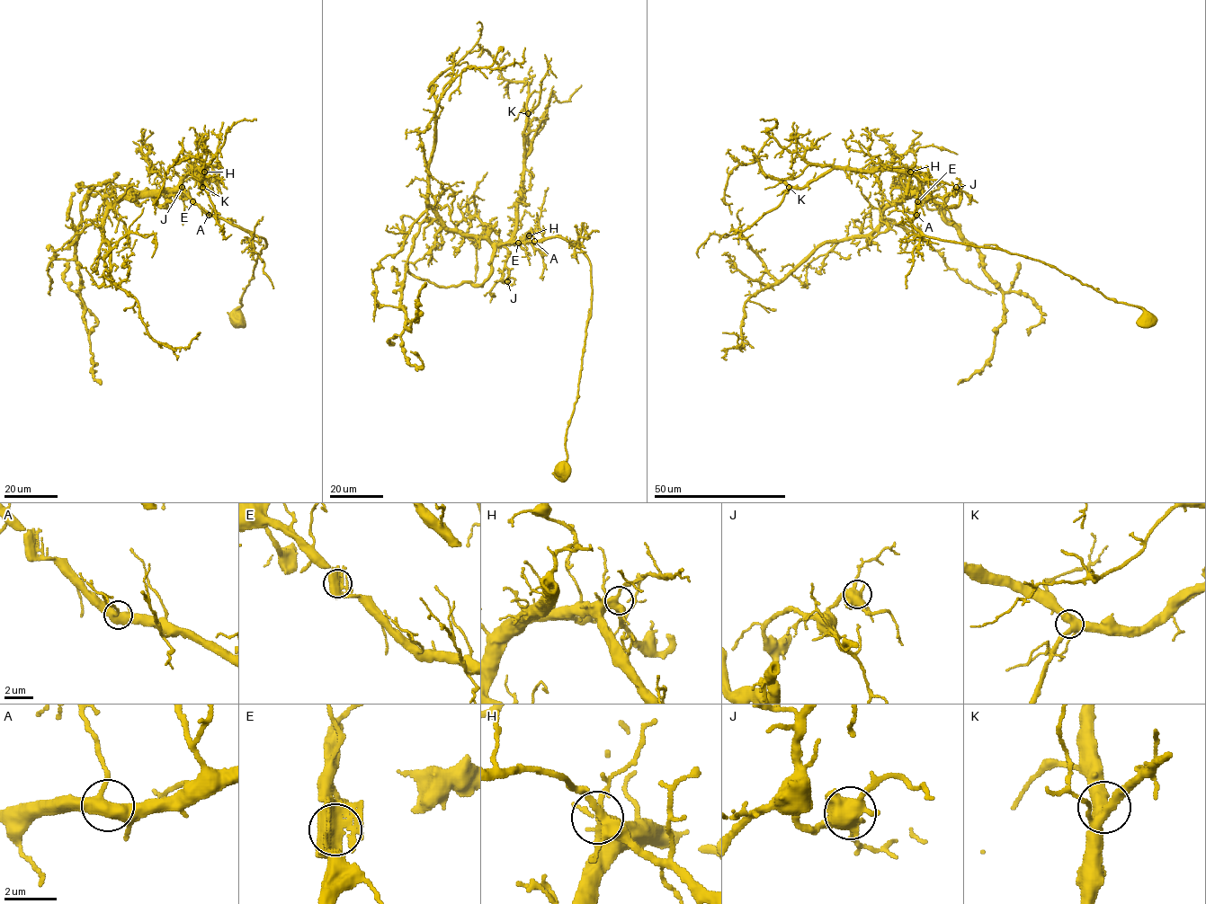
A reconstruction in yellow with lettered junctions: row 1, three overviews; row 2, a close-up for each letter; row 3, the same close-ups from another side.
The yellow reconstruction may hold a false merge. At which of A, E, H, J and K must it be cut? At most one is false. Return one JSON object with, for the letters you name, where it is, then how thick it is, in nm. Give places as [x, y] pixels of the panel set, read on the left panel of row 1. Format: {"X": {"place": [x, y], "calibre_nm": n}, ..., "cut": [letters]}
{"cut": []}

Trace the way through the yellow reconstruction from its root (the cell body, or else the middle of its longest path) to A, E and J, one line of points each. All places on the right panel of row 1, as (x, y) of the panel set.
A: (1150, 323), (1152, 317), (1141, 308), (1109, 299), (1038, 261), (991, 247), (927, 237), (912, 225), (916, 215)
E: (1150, 323), (1152, 317), (1141, 308), (1109, 299), (1038, 261), (991, 247), (925, 236), (912, 225), (917, 202)
J: (1150, 323), (1141, 308), (1109, 299), (1038, 261), (925, 236), (912, 225), (917, 191), (942, 197), (956, 187)

